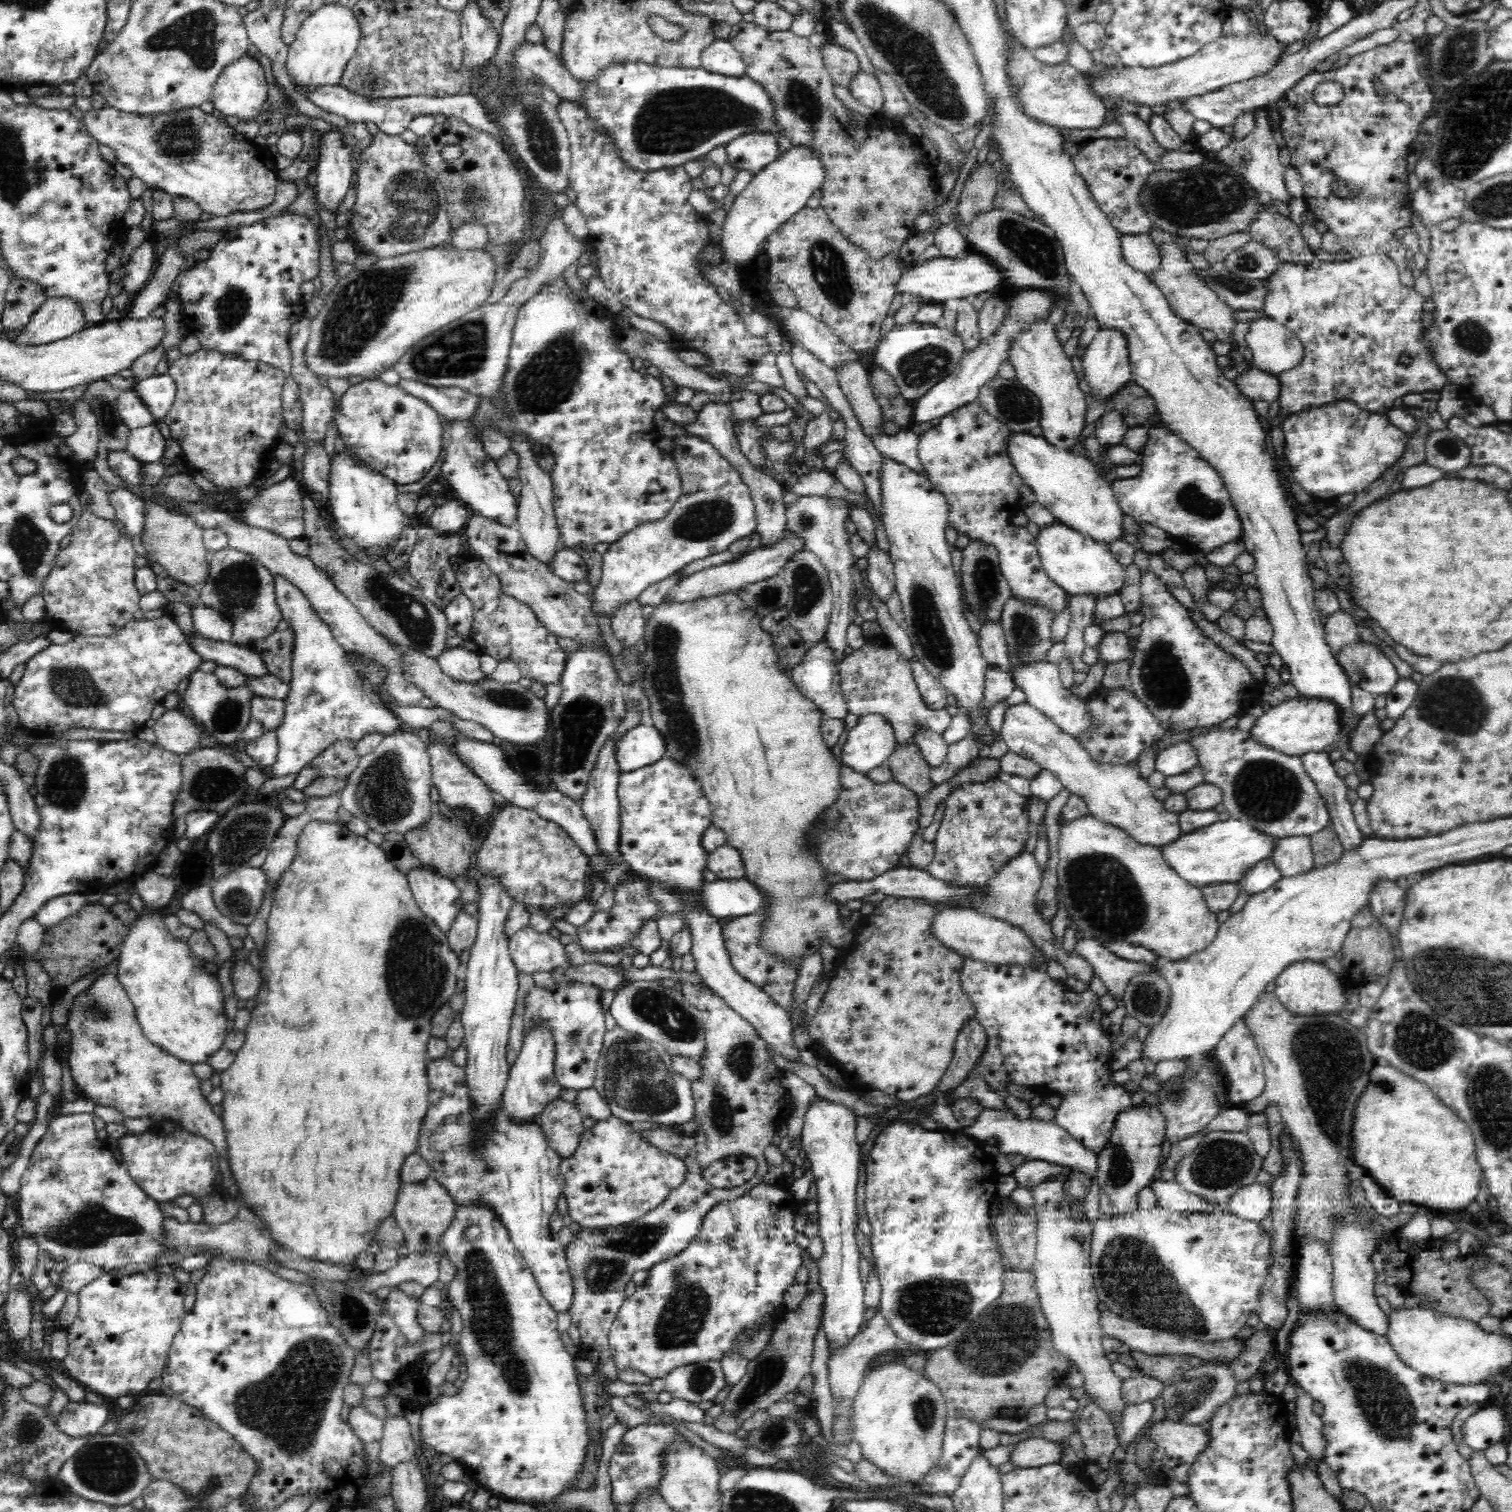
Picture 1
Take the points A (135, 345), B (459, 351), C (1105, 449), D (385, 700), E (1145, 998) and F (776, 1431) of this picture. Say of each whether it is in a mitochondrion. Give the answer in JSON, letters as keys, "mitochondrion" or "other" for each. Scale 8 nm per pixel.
{"A":"other","B":"mitochondrion","C":"other","D":"other","E":"mitochondrion","F":"mitochondrion"}

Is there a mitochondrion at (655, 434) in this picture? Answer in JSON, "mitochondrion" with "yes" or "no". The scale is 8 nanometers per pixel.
{"mitochondrion":"no"}

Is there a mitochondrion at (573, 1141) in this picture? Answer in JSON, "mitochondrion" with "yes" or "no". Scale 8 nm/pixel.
{"mitochondrion":"no"}

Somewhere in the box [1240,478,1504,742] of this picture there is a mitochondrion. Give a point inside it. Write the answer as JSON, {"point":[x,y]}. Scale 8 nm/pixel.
{"point":[1453,704]}

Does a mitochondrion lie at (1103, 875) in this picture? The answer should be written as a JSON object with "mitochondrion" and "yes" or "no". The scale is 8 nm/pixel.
{"mitochondrion":"yes"}

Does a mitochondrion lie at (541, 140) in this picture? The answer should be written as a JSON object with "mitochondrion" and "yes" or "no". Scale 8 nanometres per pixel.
{"mitochondrion":"yes"}

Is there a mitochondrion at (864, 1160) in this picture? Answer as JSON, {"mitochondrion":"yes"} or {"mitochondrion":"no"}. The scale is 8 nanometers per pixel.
{"mitochondrion":"no"}

